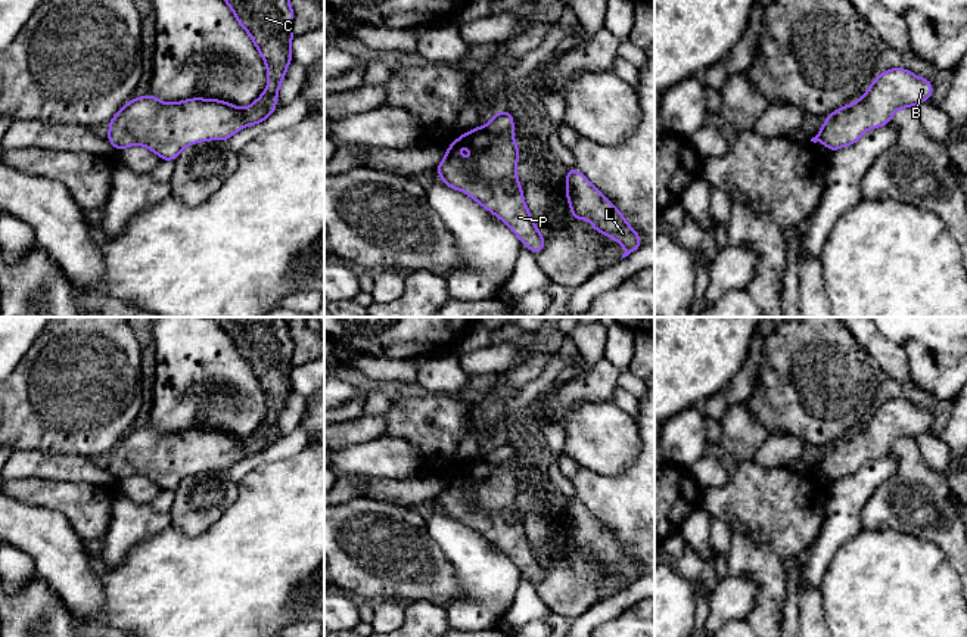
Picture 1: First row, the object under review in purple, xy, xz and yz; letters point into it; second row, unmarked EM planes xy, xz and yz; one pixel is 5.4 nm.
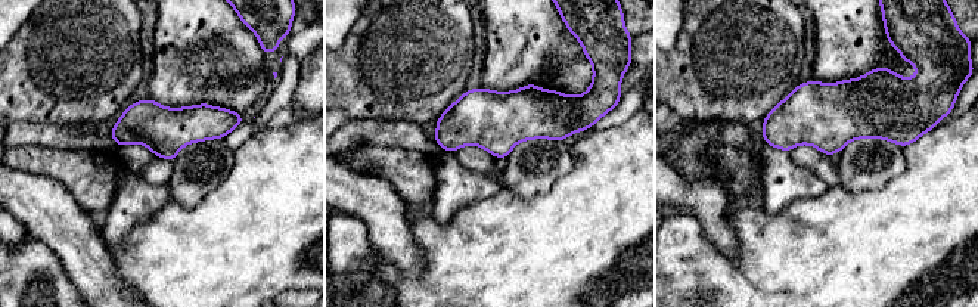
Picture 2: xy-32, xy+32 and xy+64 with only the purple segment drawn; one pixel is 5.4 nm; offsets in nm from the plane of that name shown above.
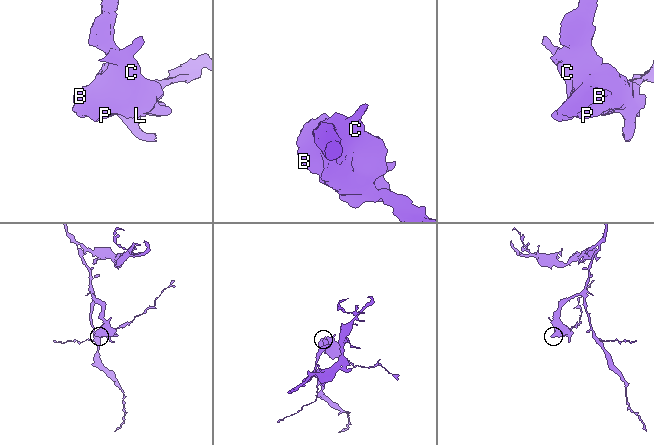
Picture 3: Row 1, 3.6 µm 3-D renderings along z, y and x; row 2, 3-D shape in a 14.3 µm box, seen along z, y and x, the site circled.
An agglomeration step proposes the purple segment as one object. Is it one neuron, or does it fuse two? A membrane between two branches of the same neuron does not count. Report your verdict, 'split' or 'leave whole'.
leave whole

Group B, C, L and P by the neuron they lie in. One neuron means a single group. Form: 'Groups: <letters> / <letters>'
Groups: B C L P

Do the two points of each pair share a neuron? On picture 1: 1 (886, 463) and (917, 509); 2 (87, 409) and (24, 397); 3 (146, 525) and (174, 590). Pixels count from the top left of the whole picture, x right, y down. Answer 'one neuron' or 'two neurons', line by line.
1: two neurons
2: one neuron
3: two neurons

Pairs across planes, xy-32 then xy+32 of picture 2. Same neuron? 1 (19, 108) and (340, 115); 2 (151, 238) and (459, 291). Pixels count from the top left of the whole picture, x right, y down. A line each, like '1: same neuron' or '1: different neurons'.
1: different neurons
2: same neuron

